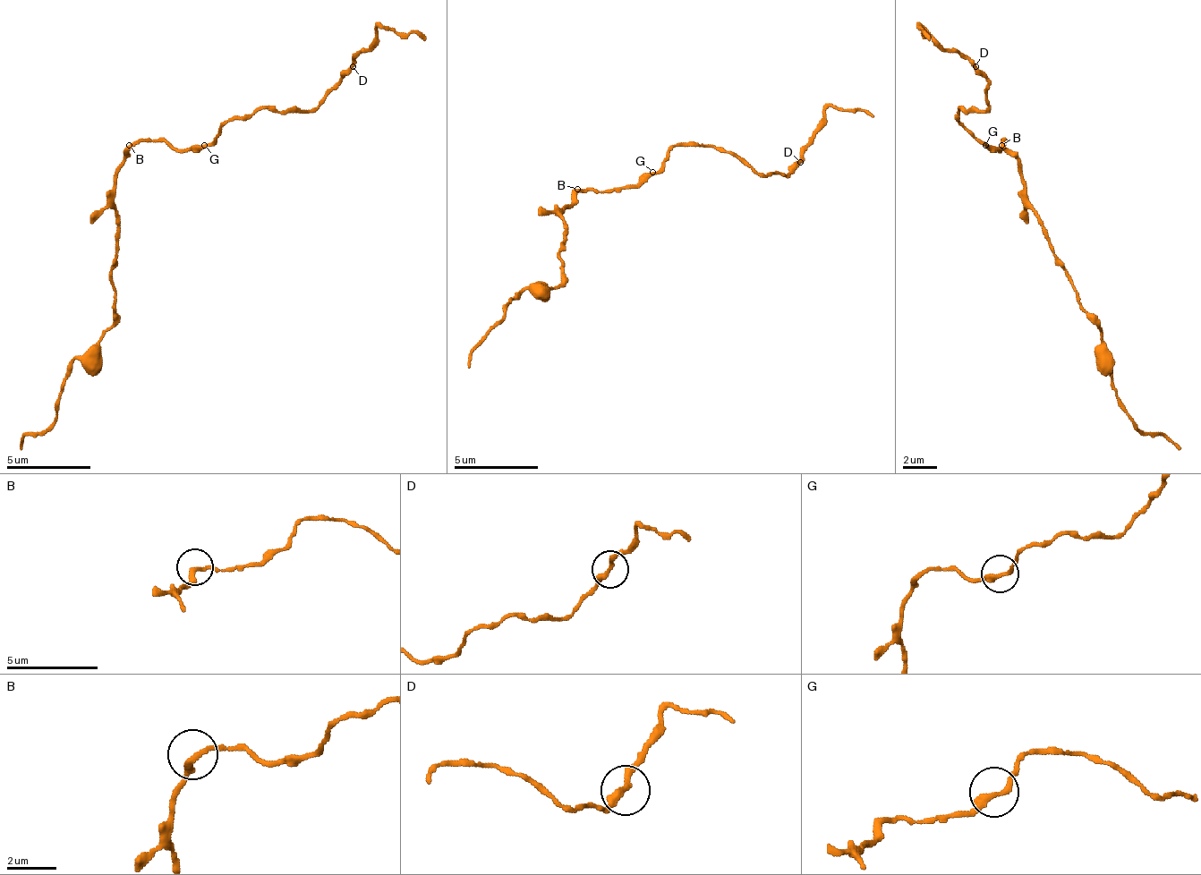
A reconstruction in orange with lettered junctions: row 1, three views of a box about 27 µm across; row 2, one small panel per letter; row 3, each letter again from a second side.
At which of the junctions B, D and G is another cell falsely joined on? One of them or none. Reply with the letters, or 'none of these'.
none of these

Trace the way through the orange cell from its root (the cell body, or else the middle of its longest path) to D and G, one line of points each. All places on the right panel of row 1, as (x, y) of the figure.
D: (1006, 148), (1001, 140), (1001, 148), (989, 148), (959, 119), (959, 106), (985, 111), (985, 73), (976, 64)
G: (1006, 148), (1001, 140), (1006, 140), (1001, 148), (989, 148), (985, 145)

